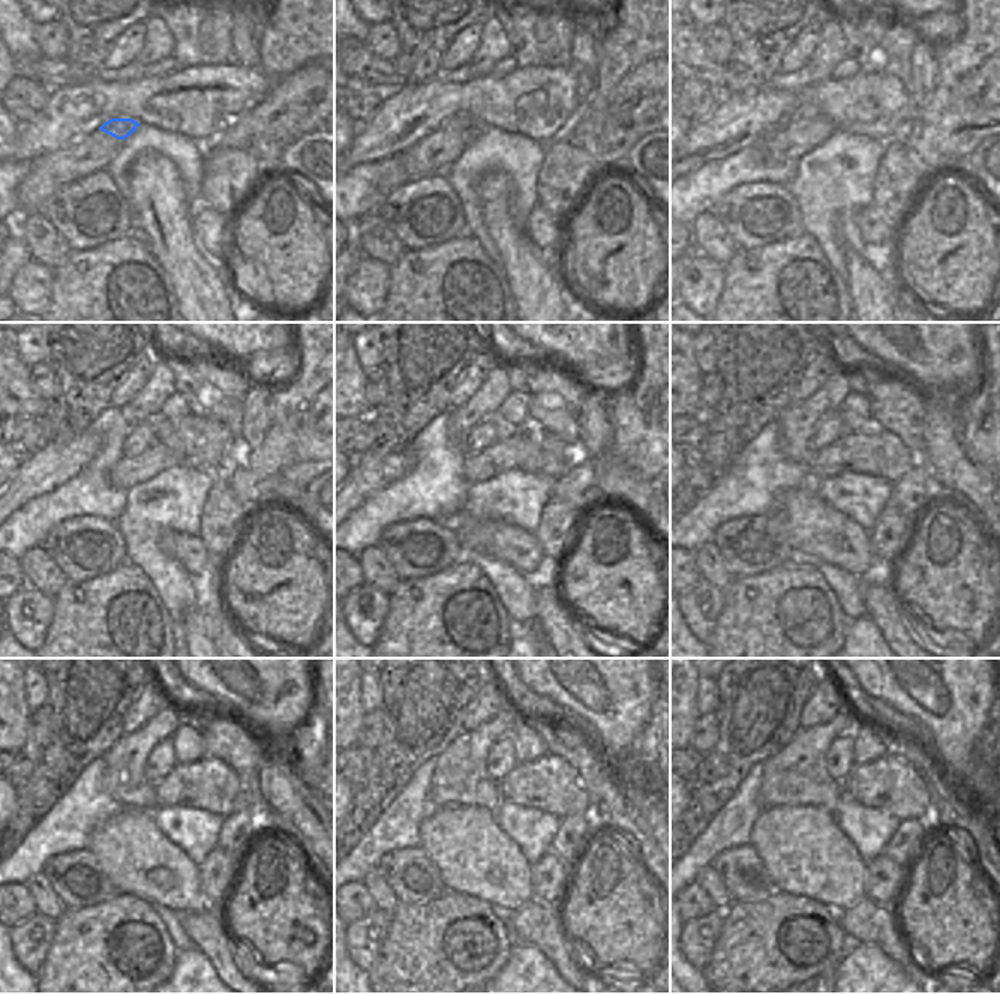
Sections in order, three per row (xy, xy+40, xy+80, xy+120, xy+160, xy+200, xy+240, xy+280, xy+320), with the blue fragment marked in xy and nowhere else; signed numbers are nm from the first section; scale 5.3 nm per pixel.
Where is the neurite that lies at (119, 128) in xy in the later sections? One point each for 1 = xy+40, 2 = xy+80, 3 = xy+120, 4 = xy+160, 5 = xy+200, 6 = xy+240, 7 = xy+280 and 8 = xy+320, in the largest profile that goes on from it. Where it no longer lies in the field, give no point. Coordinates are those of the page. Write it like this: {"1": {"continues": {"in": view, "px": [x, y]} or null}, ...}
{"1": {"continues": {"in": "xy+40", "px": [456, 122]}}, "2": {"continues": {"in": "xy+80", "px": [805, 111]}}, "3": {"continues": {"in": "xy+120", "px": [141, 437]}}, "4": {"continues": {"in": "xy+160", "px": [489, 431]}}, "5": {"continues": {"in": "xy+200", "px": [831, 428]}}, "6": {"continues": {"in": "xy+240", "px": [162, 757]}}, "7": {"continues": {"in": "xy+280", "px": [501, 760]}}, "8": {"continues": {"in": "xy+320", "px": [840, 756]}}}

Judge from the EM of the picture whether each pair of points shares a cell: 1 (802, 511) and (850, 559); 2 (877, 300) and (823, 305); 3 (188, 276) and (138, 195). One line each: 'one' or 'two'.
1: one
2: two
3: one

